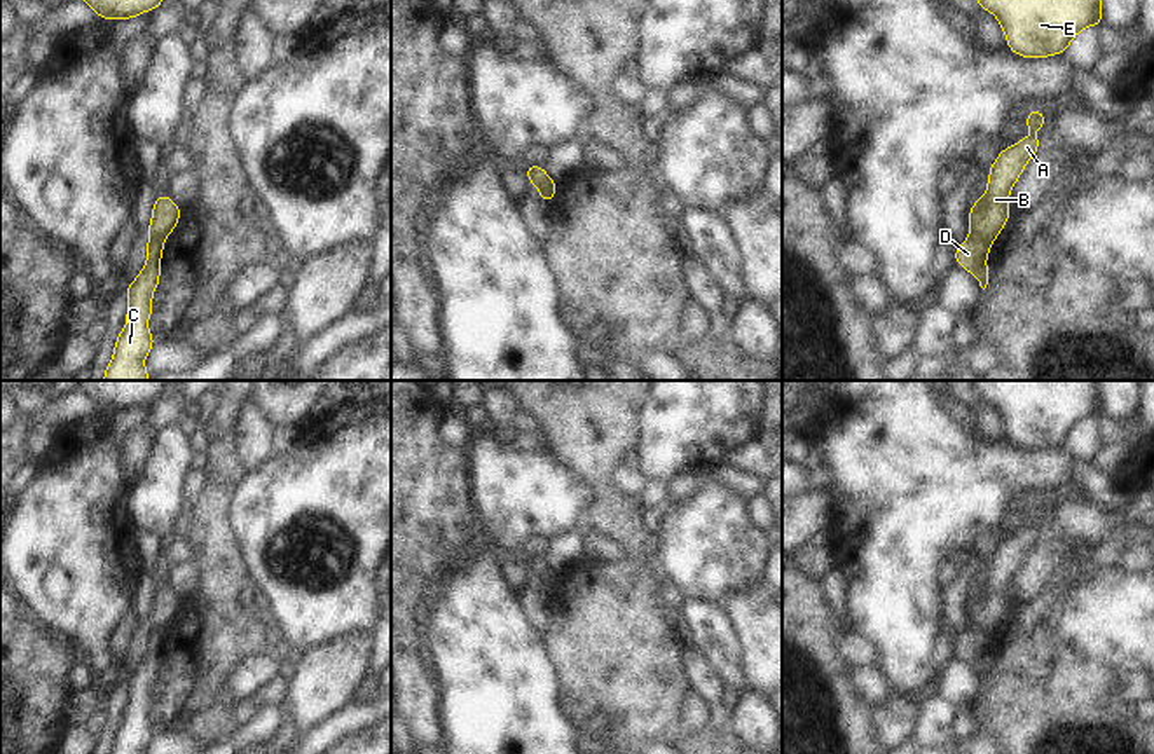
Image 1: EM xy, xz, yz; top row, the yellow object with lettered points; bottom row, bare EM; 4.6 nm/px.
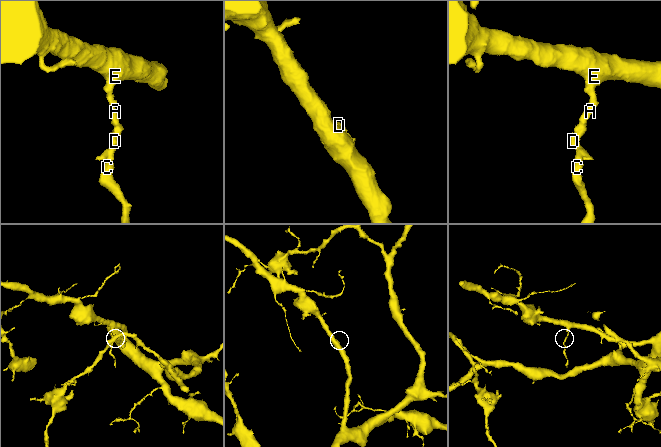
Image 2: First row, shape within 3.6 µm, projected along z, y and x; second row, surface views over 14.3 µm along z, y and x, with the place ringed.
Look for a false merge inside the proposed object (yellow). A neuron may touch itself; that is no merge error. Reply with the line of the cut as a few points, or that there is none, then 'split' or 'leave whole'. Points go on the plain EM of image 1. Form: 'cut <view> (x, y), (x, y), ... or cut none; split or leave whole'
cut yz (971, 622), (989, 634); split

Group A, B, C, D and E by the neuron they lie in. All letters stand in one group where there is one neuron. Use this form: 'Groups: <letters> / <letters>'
Groups: A B E / C D.

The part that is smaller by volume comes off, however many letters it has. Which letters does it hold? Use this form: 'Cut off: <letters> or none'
Cut off: C, D.

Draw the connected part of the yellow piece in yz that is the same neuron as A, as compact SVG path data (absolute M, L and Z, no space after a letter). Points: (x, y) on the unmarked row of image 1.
M1032 501L1027 506L1025 515L1032 525L1013 538L1004 539L997 546L997 552L990 557L985 586L972 593L969 602L971 623L988 634L995 632L1011 607L1011 602L1007 600L1007 586L1014 579L1018 567L1025 562L1025 555L1041 538L1041 531L1035 524L1044 517L1044 513L1046 506L1041 501Z

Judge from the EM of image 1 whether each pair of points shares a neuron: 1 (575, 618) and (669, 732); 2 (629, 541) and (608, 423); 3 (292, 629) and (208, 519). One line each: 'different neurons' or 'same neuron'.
1: same neuron
2: same neuron
3: different neurons

